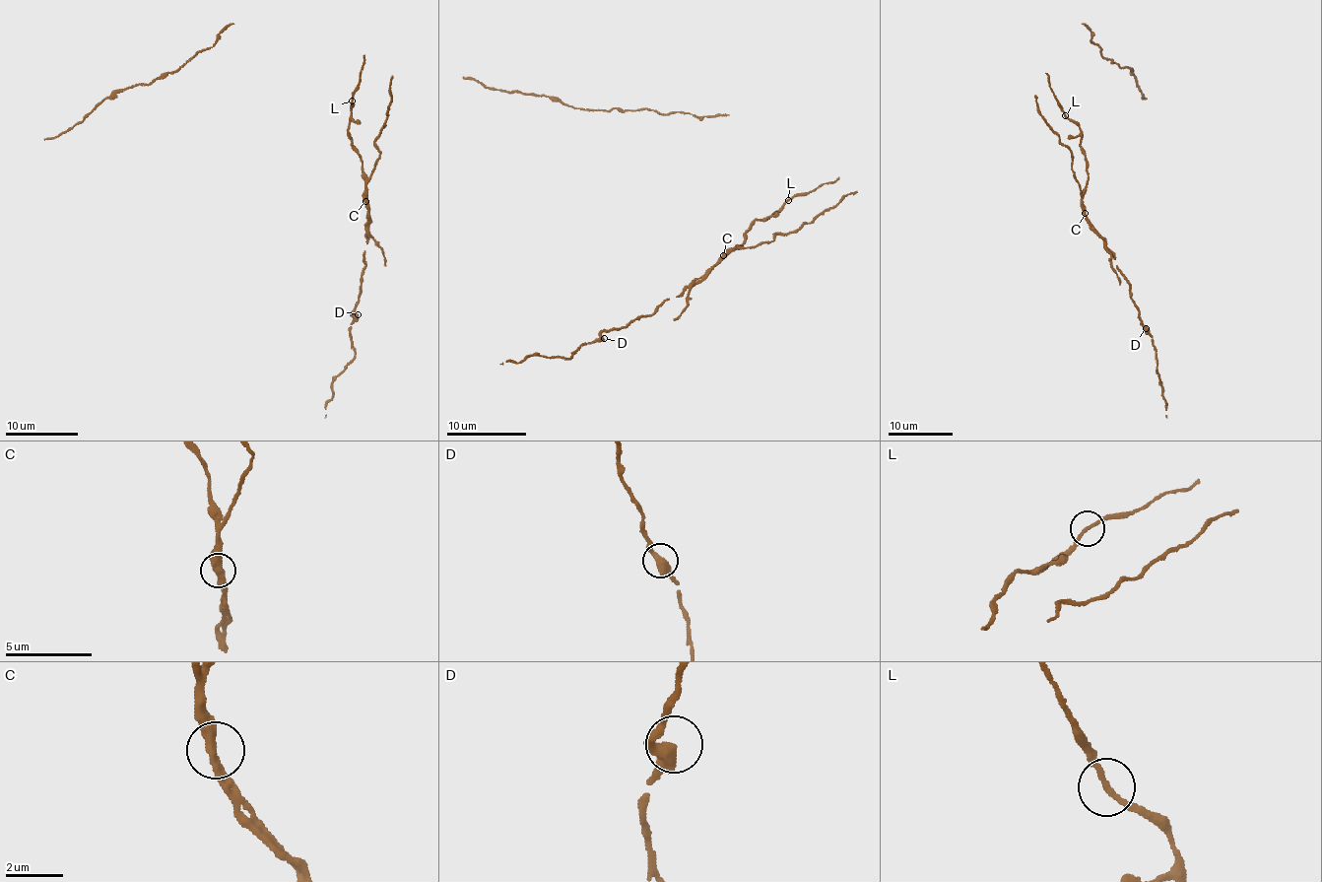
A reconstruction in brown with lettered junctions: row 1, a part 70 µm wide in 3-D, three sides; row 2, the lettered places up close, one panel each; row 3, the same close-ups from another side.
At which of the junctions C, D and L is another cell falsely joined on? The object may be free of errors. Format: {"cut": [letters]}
{"cut": []}

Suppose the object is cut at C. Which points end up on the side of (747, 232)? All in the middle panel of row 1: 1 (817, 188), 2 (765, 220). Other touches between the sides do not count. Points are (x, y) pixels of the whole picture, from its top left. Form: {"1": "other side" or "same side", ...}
{"1": "same side", "2": "same side"}

